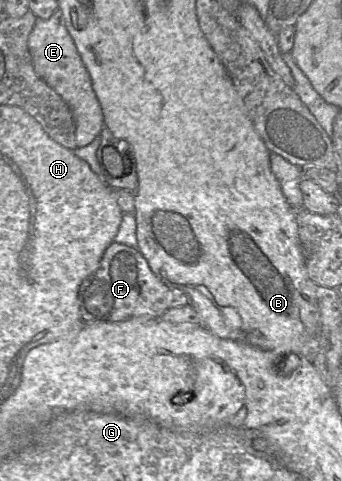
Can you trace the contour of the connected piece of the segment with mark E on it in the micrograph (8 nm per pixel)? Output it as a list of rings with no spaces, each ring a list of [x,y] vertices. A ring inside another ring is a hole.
[[[37,18],[28,37],[28,48],[37,75],[63,99],[72,112],[77,147],[87,146],[105,126],[104,116],[90,74],[66,27],[60,20]]]

